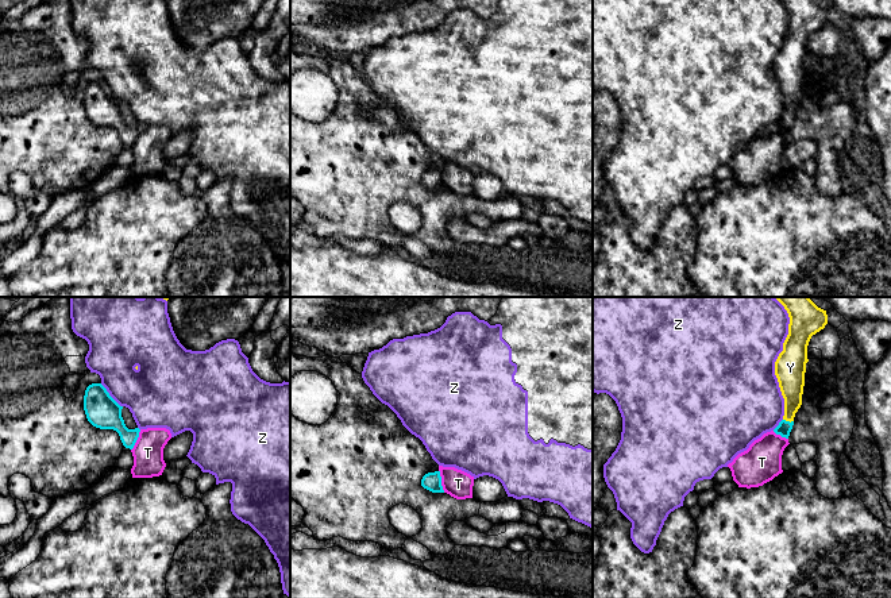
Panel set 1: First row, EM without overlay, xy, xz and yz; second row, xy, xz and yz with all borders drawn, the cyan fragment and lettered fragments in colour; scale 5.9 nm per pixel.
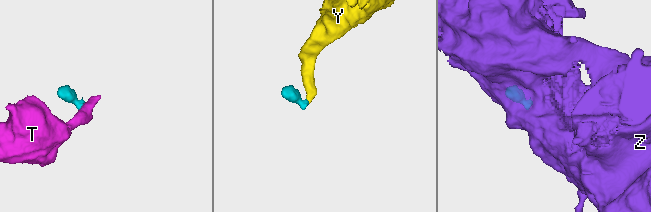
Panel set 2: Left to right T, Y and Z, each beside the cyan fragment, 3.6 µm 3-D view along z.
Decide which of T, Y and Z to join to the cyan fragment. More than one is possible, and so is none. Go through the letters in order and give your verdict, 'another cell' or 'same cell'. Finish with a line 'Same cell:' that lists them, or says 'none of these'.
T: another cell
Y: same cell
Z: another cell
Same cell: Y

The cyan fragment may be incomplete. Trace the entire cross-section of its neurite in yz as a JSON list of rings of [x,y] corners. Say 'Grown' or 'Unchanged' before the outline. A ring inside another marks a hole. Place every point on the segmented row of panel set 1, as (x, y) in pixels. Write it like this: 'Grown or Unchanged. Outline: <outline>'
Grown. Outline: [[[809,297],[774,298],[784,306],[790,317],[788,335],[775,362],[775,375],[784,398],[784,416],[774,429],[776,435],[788,439],[795,413],[802,405],[806,363],[809,362],[807,346],[811,336],[828,324],[828,315]]]

